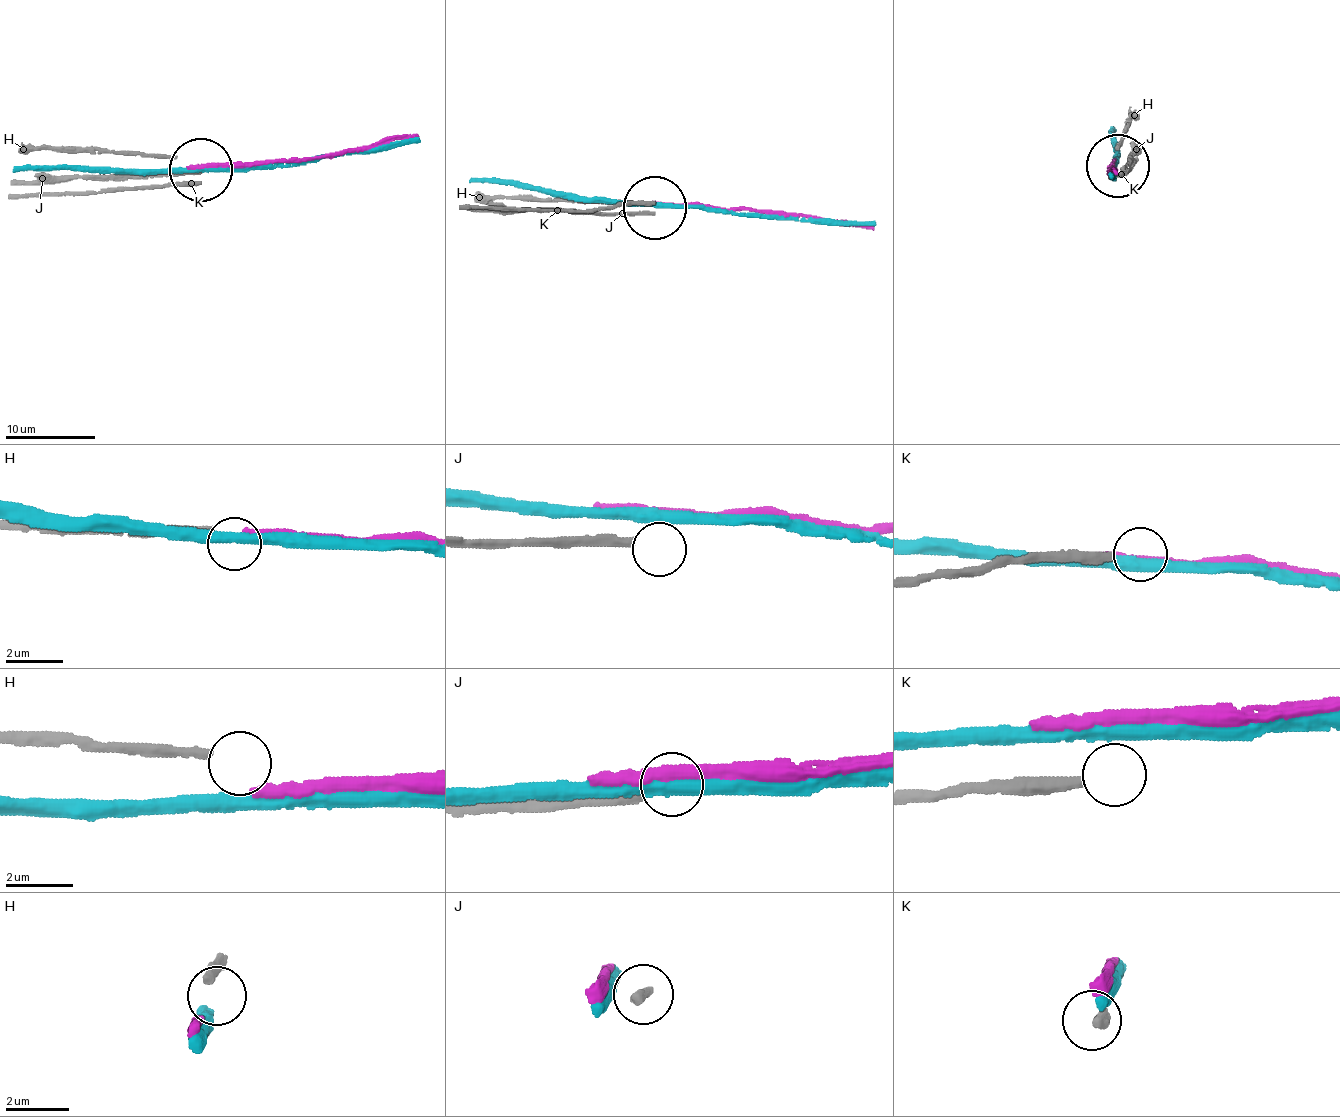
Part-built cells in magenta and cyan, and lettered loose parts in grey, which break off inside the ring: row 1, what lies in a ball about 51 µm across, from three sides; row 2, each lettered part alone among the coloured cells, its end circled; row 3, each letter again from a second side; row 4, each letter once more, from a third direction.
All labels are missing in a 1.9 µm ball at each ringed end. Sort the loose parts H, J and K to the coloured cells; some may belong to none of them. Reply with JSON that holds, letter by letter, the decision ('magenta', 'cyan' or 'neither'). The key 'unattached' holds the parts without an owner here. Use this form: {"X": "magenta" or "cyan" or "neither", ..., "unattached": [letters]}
{"H": "neither", "J": "neither", "K": "neither", "unattached": ["H", "J", "K"]}

